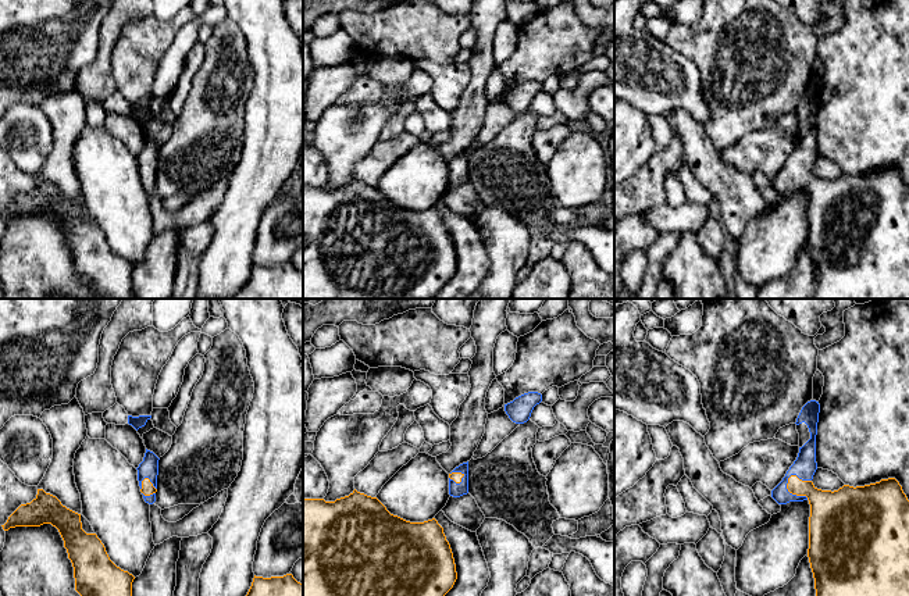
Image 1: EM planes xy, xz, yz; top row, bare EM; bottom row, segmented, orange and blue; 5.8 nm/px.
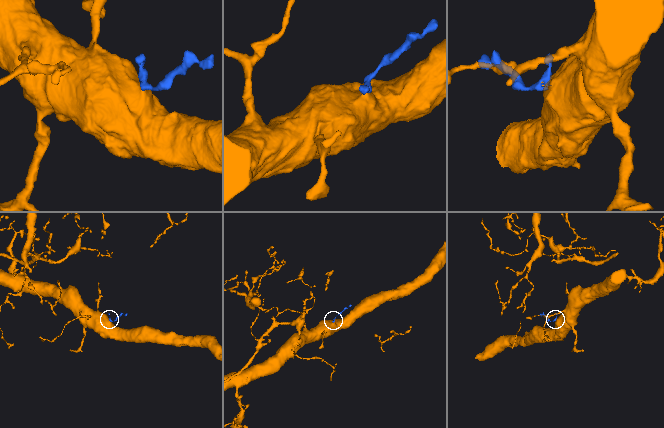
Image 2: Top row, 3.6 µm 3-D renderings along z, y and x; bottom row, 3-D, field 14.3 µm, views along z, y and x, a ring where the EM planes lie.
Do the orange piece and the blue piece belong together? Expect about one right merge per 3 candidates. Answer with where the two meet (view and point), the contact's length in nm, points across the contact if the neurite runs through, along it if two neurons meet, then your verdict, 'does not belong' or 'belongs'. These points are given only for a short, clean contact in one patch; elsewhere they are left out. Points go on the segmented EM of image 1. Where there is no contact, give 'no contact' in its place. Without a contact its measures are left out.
yz (790, 492) | 180 nm | across yz (829, 510), (809, 492), (790, 492), (788, 478), (805, 466) | belongs

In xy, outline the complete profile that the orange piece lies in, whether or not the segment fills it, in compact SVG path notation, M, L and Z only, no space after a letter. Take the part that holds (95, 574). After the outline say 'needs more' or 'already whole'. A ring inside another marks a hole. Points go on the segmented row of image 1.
M38 489L36 497L21 504L1 527L8 531L43 524L58 529L74 567L75 590L81 596L132 596L135 577L110 560L96 533L82 529L81 514L67 508L43 489Z; already whole

